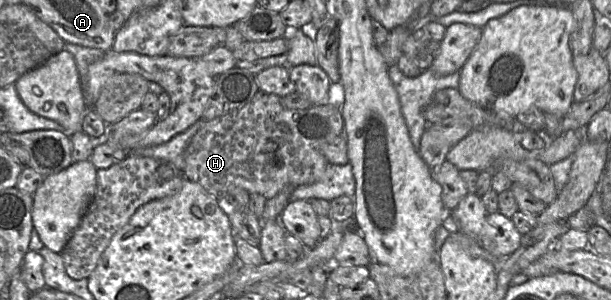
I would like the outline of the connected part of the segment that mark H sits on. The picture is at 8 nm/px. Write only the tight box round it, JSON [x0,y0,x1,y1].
[183,91,344,200]

